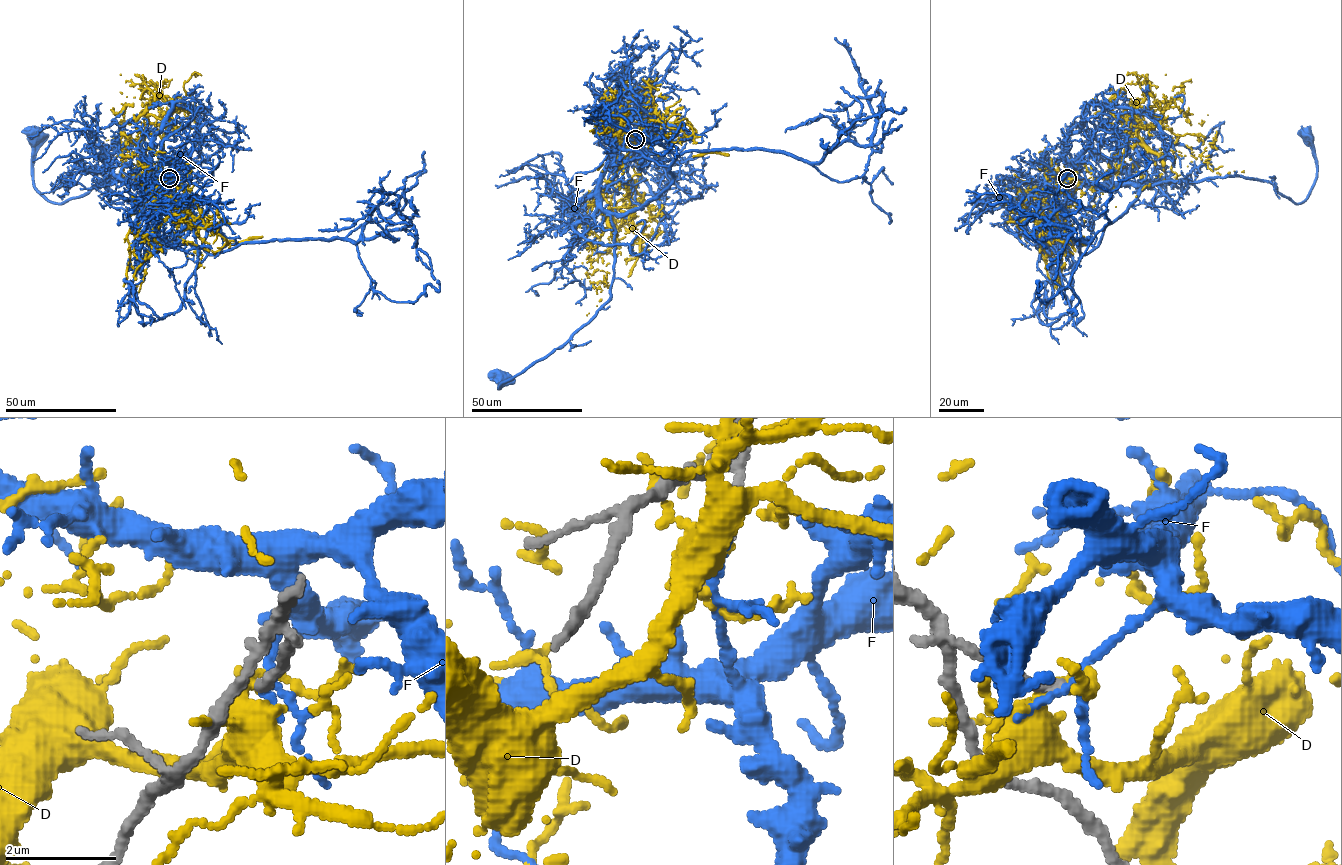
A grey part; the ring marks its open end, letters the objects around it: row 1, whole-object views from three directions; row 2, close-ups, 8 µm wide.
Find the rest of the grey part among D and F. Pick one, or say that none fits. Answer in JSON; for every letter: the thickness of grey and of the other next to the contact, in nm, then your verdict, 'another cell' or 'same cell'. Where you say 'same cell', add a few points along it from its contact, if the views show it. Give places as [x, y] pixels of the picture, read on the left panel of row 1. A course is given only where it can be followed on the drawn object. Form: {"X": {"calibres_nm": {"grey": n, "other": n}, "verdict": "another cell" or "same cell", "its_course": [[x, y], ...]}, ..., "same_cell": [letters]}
{"D": {"calibres_nm": {"grey": 180, "other": 280}, "verdict": "another cell"}, "F": {"calibres_nm": {"grey": 180, "other": 120}, "verdict": "another cell"}, "same_cell": []}

